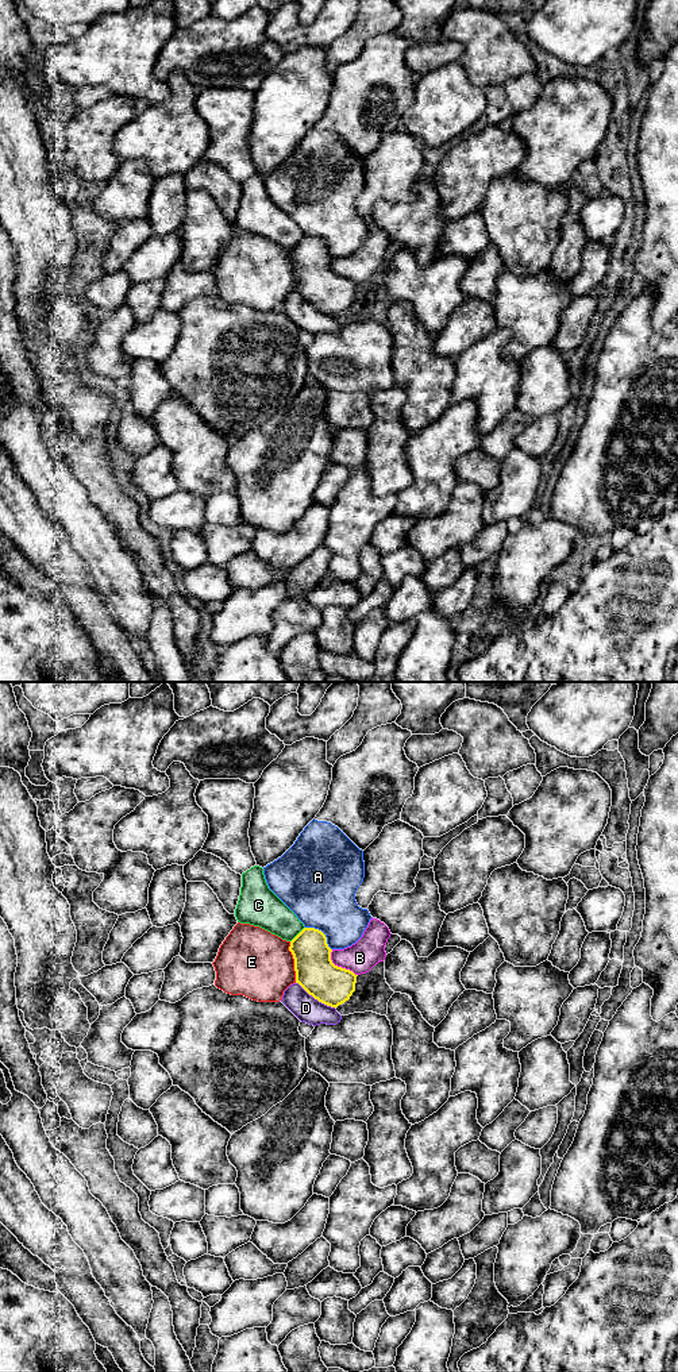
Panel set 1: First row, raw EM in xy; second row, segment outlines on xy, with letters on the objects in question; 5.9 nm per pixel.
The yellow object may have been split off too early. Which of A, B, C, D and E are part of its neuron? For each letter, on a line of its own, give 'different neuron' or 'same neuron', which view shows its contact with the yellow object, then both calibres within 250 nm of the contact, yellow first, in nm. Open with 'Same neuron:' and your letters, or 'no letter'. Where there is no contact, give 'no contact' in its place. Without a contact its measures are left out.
Same neuron: D
A: different neuron; contact in xy; calibres 240 and 400 nm
B: different neuron; contact in xy; calibres 240 and 180 nm
C: different neuron; contact in xy; calibres 240 and 220 nm
D: same neuron; contact in xy; calibres 240 and 160 nm
E: different neuron; contact in xy; calibres 240 and 400 nm

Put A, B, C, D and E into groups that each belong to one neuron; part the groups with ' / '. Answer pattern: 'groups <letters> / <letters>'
groups A C / B / D / E

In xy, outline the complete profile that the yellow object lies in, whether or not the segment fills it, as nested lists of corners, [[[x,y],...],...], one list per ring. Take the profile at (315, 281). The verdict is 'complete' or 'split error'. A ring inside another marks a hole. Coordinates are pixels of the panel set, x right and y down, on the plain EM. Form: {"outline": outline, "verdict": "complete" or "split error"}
{"outline": [[[304,236],[290,250],[289,259],[294,267],[296,290],[284,300],[281,311],[301,331],[313,335],[340,331],[336,316],[355,300],[358,284],[332,271],[332,258],[319,238]]], "verdict": "split error"}

